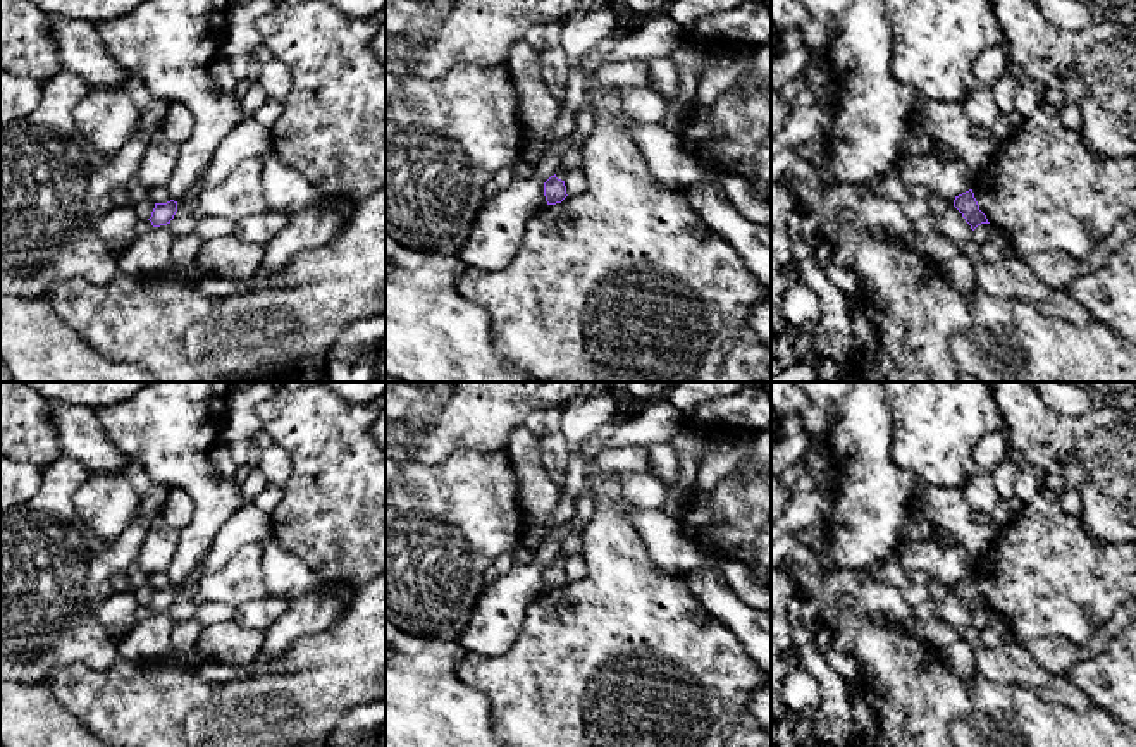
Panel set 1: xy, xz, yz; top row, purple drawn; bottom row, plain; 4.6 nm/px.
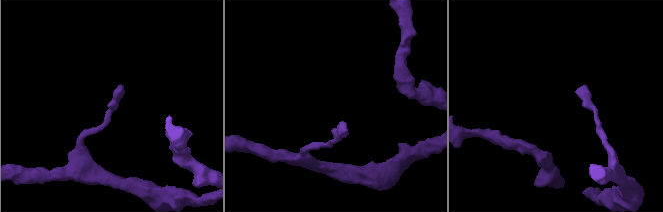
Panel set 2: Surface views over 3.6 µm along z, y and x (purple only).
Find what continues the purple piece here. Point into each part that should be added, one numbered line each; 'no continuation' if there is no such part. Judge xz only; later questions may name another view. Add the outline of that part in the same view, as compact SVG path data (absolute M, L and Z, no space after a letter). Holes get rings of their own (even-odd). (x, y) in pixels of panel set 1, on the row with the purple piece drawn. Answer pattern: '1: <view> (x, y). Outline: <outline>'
no continuation

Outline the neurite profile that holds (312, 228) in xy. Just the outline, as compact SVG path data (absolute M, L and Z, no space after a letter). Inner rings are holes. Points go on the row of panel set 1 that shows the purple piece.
M322 203L289 215L287 225L265 246L260 274L286 269L296 256L327 244L346 224L348 210Z

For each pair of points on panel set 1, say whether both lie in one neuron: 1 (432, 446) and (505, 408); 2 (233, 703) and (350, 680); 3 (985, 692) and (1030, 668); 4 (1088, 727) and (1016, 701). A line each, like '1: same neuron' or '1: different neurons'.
1: same neuron
2: same neuron
3: different neurons
4: same neuron

